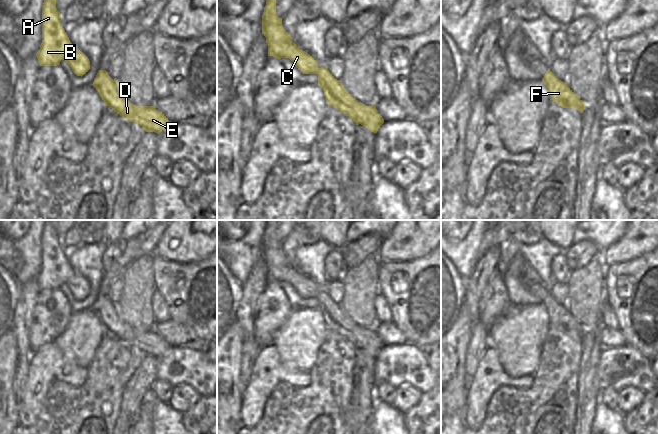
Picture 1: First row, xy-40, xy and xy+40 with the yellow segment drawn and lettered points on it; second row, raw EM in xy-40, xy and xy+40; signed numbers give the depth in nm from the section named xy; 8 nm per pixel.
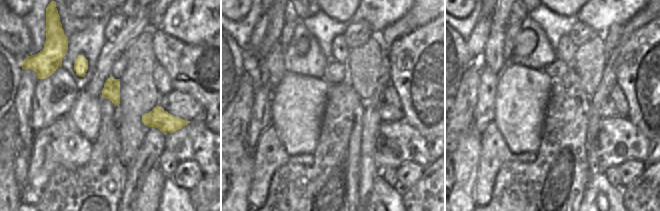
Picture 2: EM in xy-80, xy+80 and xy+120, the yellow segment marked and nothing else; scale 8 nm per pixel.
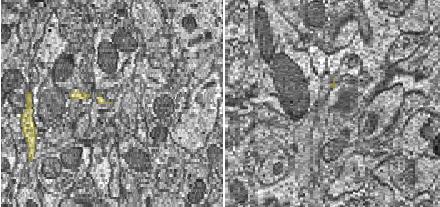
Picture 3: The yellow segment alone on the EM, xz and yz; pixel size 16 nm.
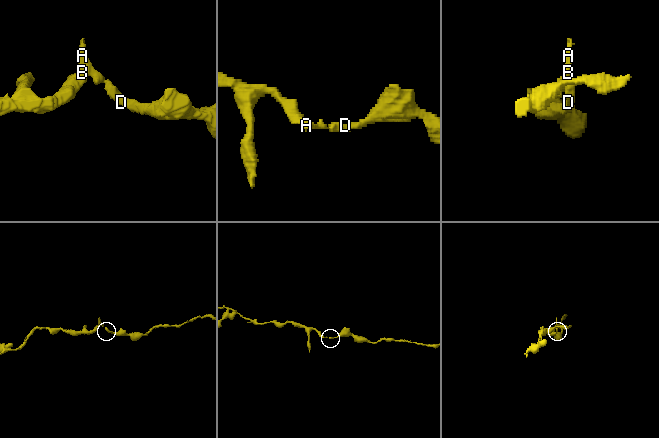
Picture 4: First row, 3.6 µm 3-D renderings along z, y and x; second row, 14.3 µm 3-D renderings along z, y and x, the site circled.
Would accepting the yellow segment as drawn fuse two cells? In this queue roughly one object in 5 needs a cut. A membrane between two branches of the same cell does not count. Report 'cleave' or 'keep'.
keep

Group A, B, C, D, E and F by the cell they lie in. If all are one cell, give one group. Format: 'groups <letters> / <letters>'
groups A B C D E F

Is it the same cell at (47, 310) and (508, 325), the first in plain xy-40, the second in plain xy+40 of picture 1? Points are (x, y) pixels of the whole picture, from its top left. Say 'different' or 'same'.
different

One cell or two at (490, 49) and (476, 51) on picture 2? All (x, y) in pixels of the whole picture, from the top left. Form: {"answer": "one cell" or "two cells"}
{"answer": "two cells"}

